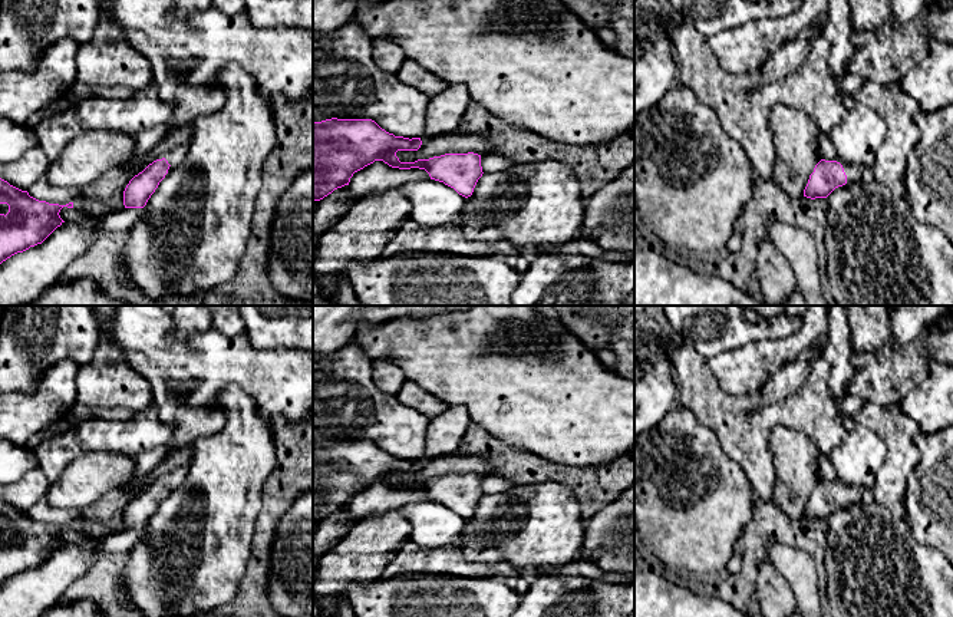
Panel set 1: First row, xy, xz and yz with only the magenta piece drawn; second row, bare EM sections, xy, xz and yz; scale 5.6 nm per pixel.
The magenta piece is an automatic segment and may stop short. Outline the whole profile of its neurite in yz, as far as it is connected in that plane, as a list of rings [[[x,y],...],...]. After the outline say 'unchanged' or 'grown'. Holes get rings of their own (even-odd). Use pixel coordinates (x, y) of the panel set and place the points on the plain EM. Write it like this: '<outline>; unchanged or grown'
[[[838,479],[834,482],[821,481],[809,496],[804,518],[827,519],[835,509],[861,502],[865,498],[868,494],[858,485],[842,484]]]; grown

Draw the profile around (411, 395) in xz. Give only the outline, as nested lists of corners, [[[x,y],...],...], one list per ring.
[[[375,360],[372,363],[372,379],[377,389],[396,396],[400,403],[418,410],[429,419],[443,413],[448,408],[448,405],[436,396],[408,382],[400,367],[388,360]]]

